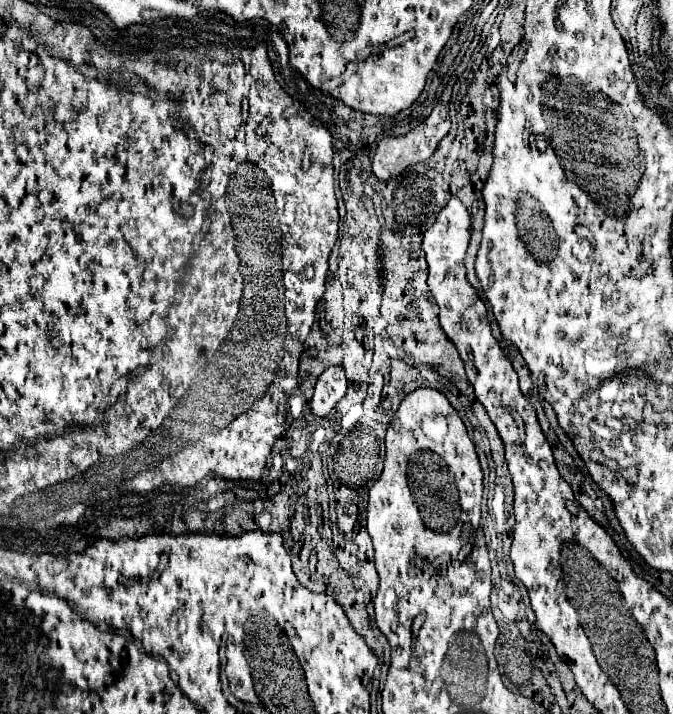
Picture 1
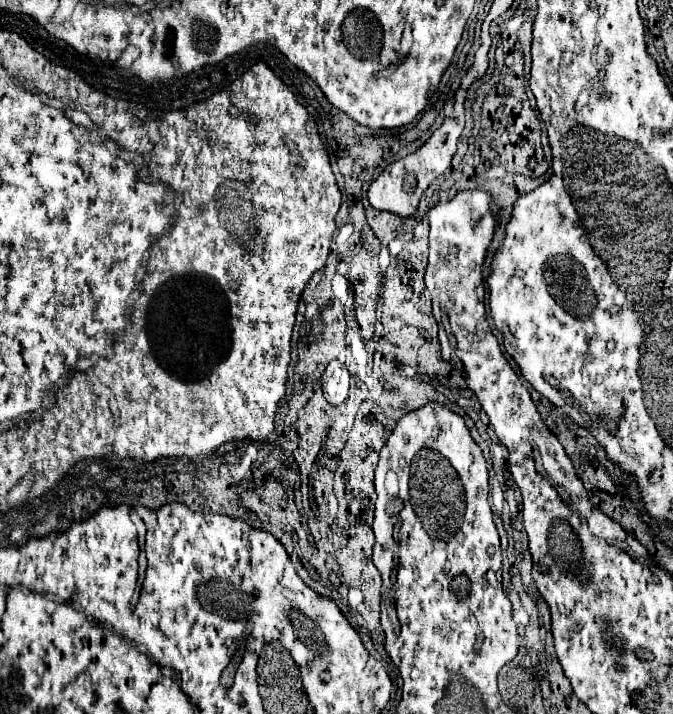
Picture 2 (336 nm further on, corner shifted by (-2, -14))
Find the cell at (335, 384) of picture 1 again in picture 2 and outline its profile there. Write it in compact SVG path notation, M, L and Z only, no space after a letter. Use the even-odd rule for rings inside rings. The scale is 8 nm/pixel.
M331 360L321 376L321 384L323 384L323 394L327 402L335 406L341 404L349 392L349 372L345 364L341 364L339 360Z

